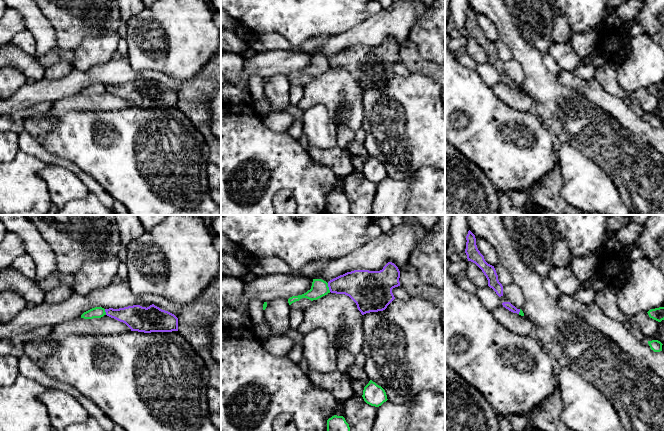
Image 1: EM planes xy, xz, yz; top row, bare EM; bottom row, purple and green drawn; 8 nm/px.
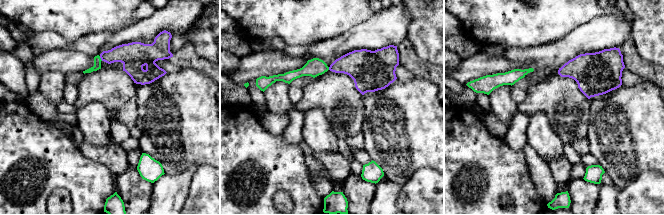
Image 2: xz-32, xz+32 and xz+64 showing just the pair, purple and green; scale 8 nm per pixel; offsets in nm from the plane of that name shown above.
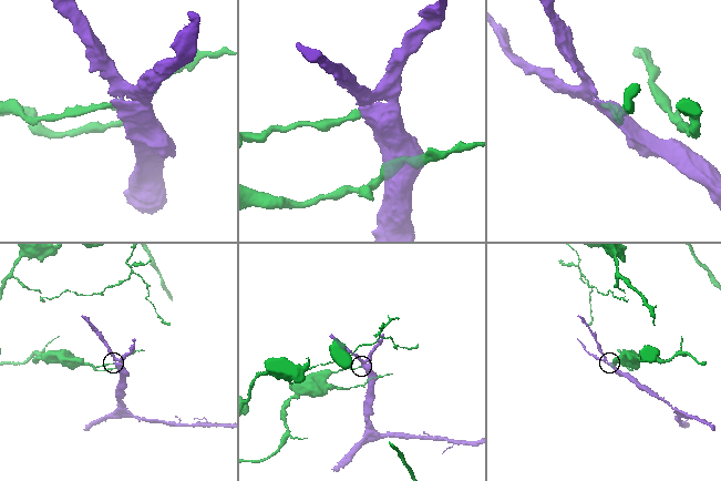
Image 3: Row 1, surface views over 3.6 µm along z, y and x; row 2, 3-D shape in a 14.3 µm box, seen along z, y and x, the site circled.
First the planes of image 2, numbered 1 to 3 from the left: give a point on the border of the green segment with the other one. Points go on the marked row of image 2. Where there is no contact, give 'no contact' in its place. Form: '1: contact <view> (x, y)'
1: contact xz-32 (100, 57)
2: contact xz+32 (329, 68)
3: no contact

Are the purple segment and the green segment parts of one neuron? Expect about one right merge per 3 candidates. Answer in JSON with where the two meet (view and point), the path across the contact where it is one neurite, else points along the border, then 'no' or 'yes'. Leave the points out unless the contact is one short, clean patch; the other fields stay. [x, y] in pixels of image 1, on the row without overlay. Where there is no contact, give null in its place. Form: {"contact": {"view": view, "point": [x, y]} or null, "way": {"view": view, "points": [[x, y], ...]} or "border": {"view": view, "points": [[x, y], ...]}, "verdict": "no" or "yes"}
{"contact": {"view": "xz", "point": [328, 62]}, "border": {"view": "xz", "points": [[327, 59], [330, 67]]}, "verdict": "no"}

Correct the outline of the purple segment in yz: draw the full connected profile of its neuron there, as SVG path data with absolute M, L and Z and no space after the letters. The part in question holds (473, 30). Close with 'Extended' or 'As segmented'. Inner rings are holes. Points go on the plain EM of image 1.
M470 6L466 12L466 16L465 29L468 37L475 39L486 52L488 62L492 64L499 73L503 72L503 62L498 56L496 46L494 42L485 37L484 32L477 24L475 11Z. As segmented

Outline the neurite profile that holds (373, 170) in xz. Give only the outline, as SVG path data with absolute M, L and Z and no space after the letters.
M372 156L364 163L362 173L367 180L375 183L381 182L388 176L385 166Z

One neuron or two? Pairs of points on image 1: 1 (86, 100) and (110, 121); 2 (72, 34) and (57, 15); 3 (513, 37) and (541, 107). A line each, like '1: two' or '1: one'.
1: two
2: one
3: one

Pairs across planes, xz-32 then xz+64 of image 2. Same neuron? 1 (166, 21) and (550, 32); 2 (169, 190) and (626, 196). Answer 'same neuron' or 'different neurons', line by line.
1: different neurons
2: different neurons

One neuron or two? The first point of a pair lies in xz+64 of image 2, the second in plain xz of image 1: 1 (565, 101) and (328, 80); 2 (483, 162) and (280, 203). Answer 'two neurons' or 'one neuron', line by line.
1: one neuron
2: two neurons

